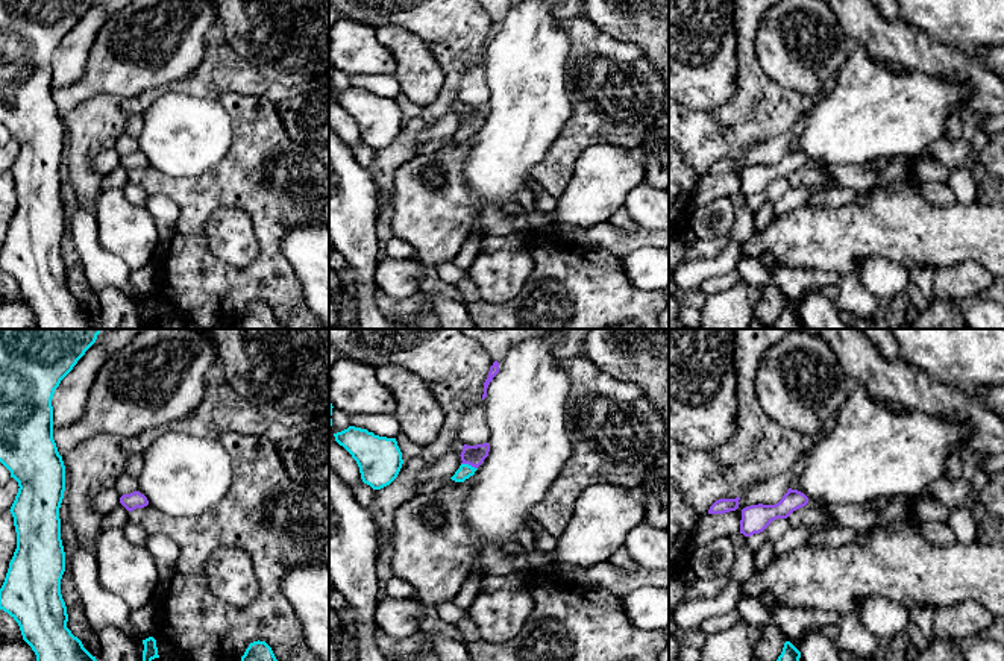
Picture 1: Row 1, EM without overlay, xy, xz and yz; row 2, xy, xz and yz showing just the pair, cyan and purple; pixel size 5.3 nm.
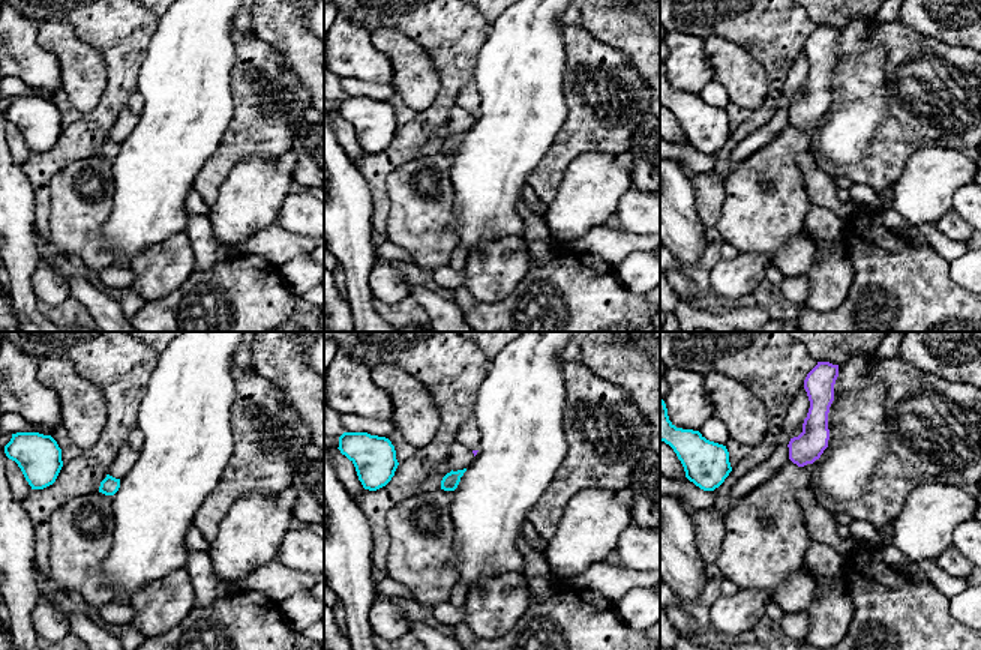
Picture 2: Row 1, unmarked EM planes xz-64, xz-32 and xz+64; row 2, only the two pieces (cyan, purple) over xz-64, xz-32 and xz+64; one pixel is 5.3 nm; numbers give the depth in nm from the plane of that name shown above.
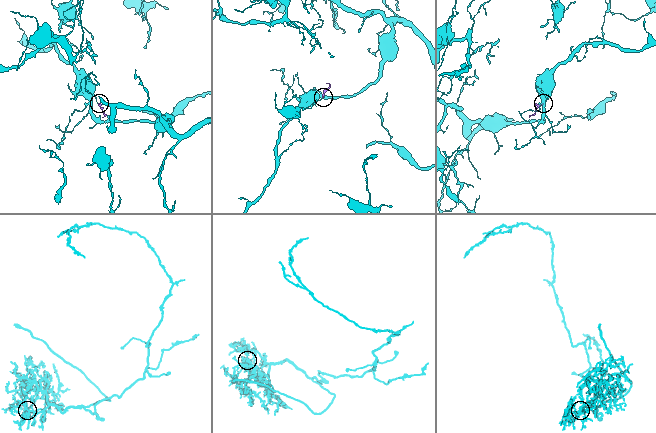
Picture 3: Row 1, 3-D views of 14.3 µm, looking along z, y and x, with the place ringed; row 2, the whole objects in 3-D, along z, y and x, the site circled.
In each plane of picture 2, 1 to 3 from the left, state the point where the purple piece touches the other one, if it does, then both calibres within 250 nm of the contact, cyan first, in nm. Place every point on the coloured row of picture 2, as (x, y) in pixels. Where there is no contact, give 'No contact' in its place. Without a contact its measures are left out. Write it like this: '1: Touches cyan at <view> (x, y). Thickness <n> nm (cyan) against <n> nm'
1: No contact
2: No contact
3: No contact

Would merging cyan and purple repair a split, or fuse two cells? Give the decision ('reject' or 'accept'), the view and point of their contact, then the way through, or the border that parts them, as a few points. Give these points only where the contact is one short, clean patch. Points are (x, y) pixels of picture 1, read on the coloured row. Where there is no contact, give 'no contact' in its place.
accept; meets cyan in xz at (467, 464); runs through xz (464, 472), (467, 464), (473, 455)

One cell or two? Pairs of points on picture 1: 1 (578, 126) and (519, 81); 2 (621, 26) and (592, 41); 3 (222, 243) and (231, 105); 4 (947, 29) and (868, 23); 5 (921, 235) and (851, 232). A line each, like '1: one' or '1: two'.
1: two
2: two
3: two
4: two
5: one

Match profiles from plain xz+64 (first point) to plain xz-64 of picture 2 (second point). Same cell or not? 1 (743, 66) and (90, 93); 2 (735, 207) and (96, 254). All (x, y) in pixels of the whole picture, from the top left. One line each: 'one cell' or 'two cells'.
1: one cell
2: one cell

